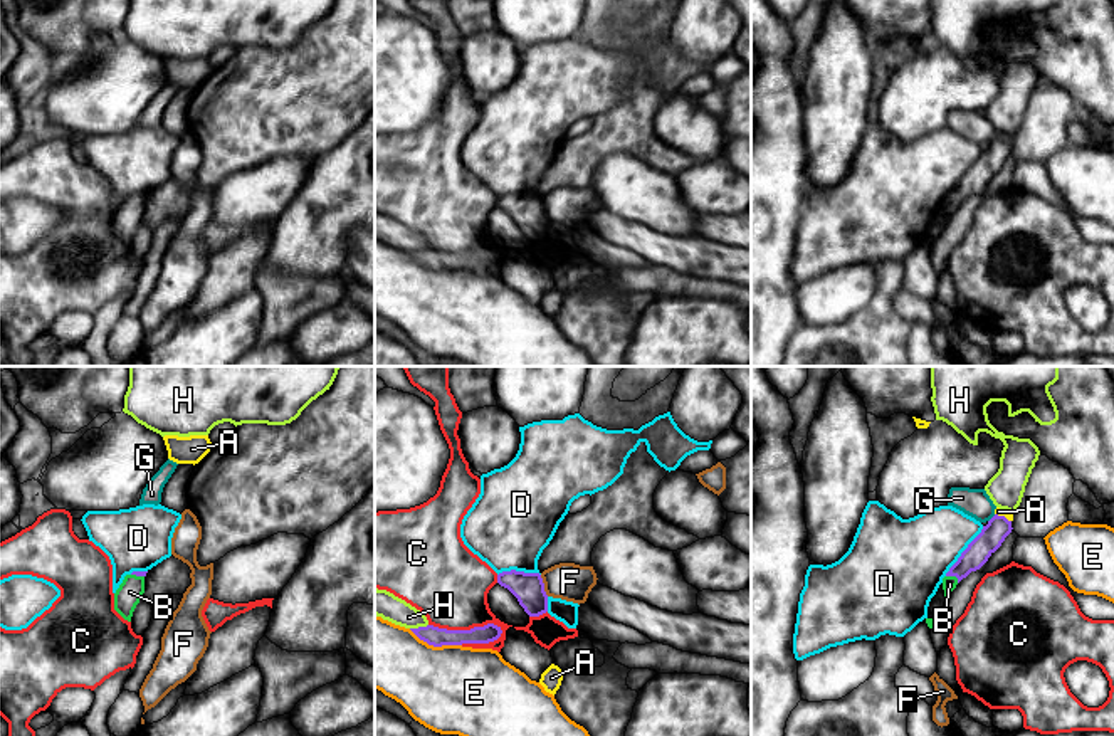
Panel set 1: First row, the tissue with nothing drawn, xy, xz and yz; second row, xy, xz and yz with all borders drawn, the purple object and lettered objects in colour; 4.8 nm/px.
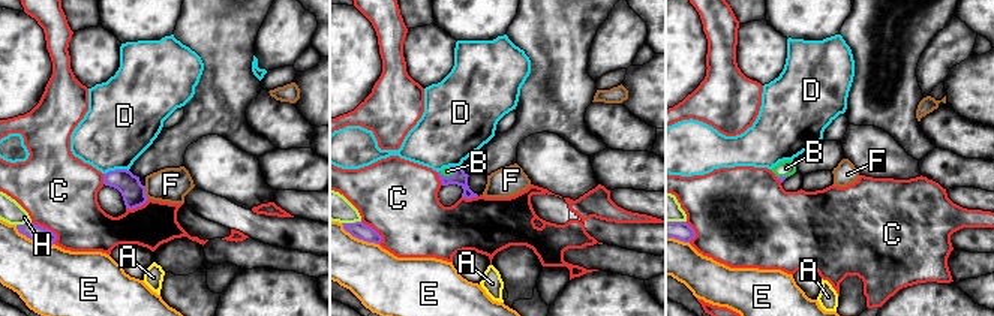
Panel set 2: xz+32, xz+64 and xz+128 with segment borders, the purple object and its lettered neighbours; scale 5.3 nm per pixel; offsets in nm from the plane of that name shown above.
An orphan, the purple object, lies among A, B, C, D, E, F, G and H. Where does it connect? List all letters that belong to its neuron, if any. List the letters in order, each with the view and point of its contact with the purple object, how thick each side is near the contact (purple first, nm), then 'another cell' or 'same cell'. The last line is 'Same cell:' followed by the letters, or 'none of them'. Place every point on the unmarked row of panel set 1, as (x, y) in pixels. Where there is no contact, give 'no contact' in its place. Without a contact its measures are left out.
A: yz (1003, 140) | 120/40 nm | another cell
B: yz (953, 199) | 120/70 nm | same cell
C: xz (466, 254) | 90/380 nm | another cell
D: yz (963, 175) | 120/360 nm | another cell
E: xz (436, 269) | 90/420 nm | another cell
F: xz (543, 209) | 150/180 nm | another cell
G: yz (992, 141) | 120/140 nm | another cell
H: xz (419, 251) | 90/130 nm | another cell
Same cell: B

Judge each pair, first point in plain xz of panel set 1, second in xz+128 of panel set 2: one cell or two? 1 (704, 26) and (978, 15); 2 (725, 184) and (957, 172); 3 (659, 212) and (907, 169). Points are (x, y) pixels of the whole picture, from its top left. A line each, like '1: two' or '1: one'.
1: two
2: one
3: one

